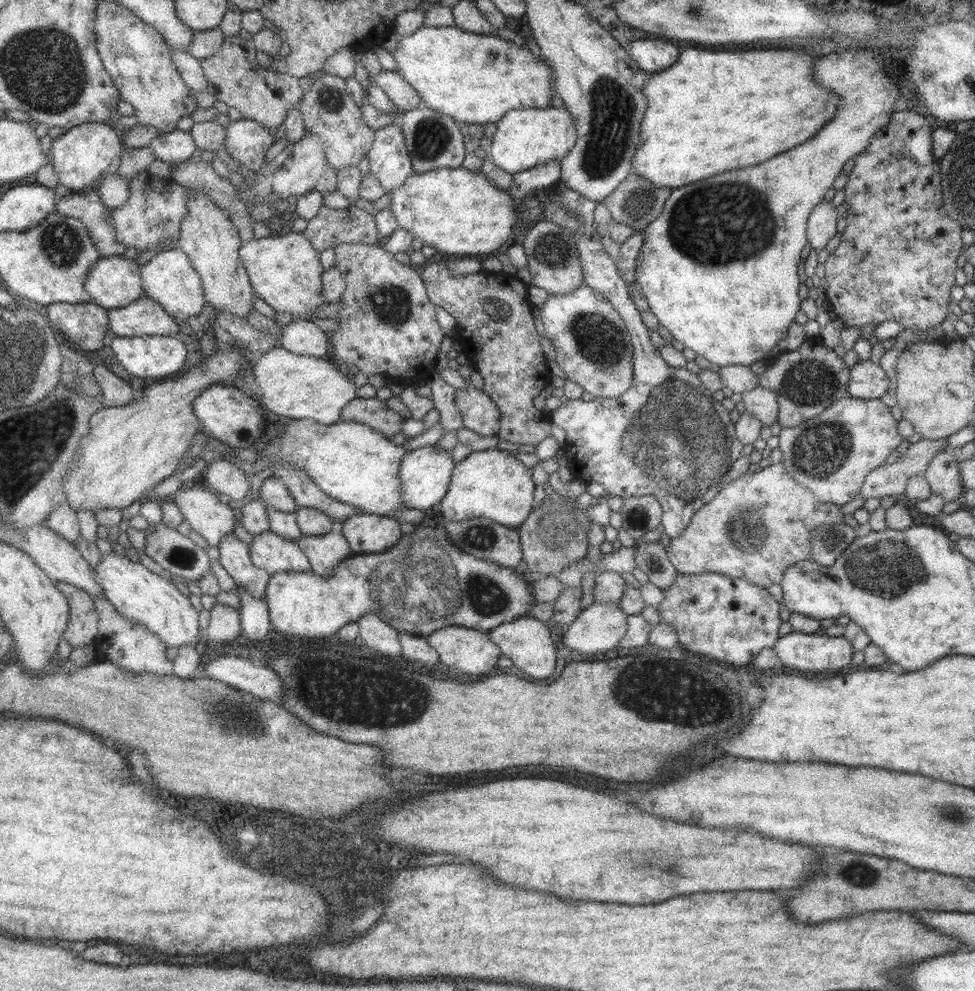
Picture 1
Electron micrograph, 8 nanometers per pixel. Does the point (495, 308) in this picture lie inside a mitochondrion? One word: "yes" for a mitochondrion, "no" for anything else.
yes

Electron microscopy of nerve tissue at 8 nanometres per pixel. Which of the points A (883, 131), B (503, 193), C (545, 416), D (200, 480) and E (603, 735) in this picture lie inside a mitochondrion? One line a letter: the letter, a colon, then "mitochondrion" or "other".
A: other
B: other
C: other
D: other
E: other

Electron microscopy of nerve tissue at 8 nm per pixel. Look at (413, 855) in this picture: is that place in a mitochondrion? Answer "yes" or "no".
no

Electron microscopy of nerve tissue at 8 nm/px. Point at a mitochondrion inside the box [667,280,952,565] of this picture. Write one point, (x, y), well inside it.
(822, 450)

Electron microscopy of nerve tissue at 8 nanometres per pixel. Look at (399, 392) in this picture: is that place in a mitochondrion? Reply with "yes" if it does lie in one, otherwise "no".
no

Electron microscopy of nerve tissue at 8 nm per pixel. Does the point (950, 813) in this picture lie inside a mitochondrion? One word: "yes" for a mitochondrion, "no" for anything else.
yes

